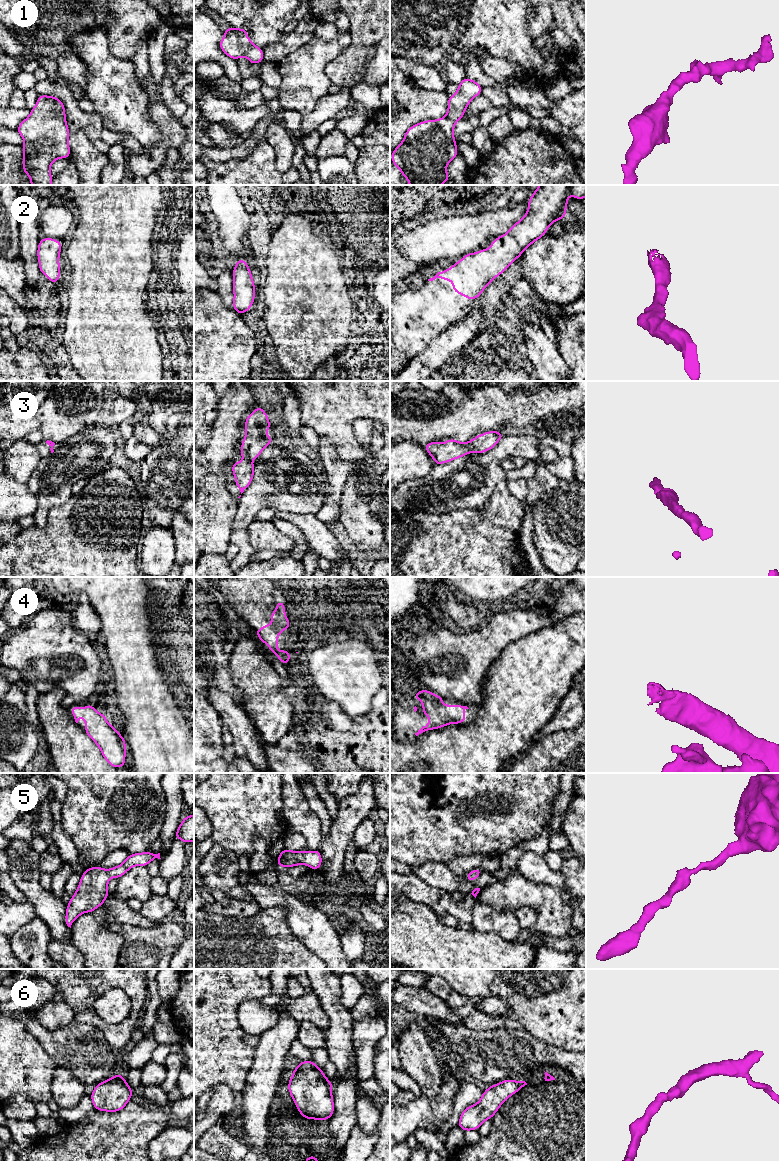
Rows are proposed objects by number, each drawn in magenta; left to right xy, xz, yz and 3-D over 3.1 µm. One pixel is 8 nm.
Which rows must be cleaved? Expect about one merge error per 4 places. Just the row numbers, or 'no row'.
no row

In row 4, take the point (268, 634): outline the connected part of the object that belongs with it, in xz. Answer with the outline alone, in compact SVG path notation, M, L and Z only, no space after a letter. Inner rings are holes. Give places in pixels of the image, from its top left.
M283 601L274 602L278 608L270 614L270 620L273 625L263 625L261 629L254 629L261 643L267 643L270 648L270 653L274 653L277 658L284 664L289 665L291 652L289 650L276 651L278 646L278 633L285 629L290 629L290 621L285 616L285 603Z

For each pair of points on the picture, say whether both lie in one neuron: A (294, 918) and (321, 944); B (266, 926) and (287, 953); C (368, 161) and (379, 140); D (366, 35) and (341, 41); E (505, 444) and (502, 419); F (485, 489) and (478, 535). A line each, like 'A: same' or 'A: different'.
A: same
B: same
C: same
D: different
E: different
F: different

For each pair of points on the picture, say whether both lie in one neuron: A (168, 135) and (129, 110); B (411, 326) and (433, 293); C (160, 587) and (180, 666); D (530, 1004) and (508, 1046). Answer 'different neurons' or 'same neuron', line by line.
A: different neurons
B: same neuron
C: same neuron
D: different neurons

